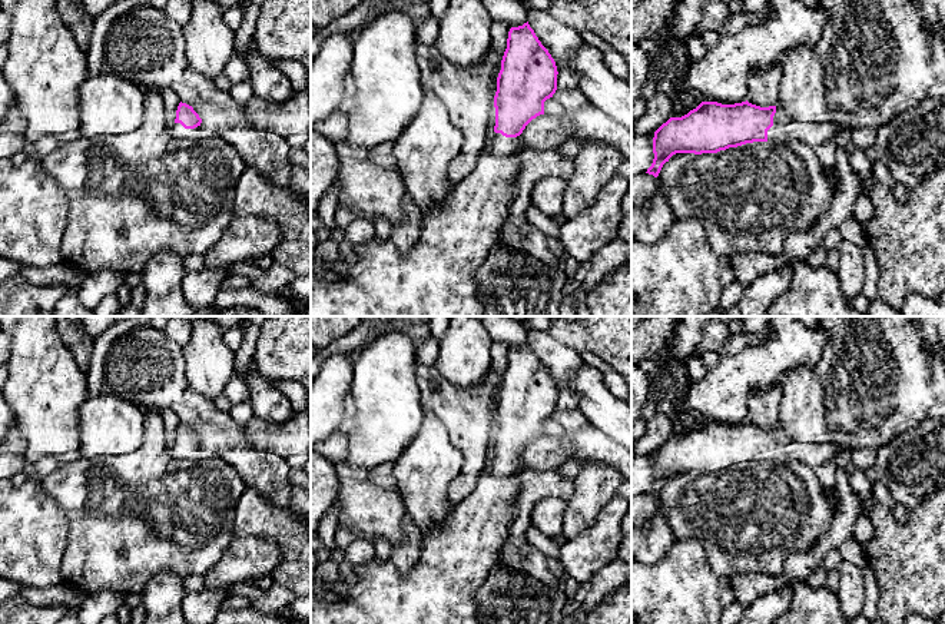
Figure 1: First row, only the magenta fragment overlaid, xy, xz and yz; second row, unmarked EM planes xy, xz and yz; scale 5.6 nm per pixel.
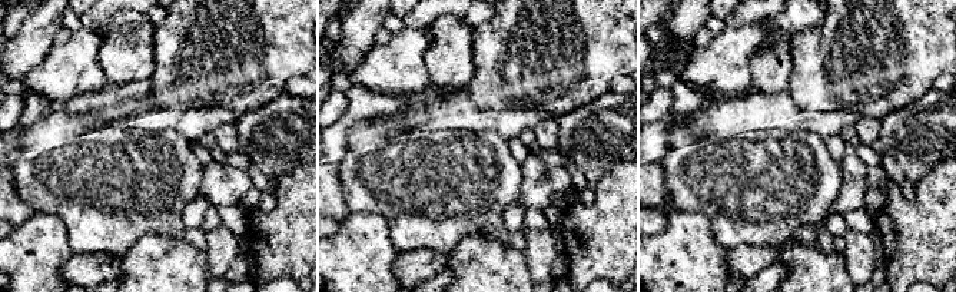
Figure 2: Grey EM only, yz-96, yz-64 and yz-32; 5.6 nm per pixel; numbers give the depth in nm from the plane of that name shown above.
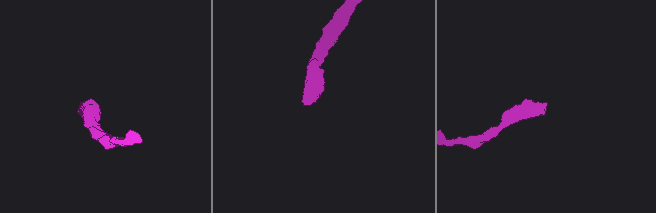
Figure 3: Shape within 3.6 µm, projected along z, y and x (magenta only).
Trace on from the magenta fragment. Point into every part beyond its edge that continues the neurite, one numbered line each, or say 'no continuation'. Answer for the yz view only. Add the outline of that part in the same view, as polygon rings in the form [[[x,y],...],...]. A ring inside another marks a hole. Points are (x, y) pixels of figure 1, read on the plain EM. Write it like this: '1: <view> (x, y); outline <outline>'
1: yz (783, 450); outline [[[777,425],[773,447],[767,451],[767,462],[805,462],[815,468],[836,458],[842,451],[845,449],[828,442],[793,442]]]

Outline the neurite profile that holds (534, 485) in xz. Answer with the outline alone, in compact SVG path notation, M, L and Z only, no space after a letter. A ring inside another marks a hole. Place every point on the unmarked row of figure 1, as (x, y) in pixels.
M525 469L515 485L515 514L510 521L508 534L497 554L497 564L525 572L524 561L531 547L525 532L531 527L534 505L548 497L568 499L576 489L576 478L561 477L557 469Z

